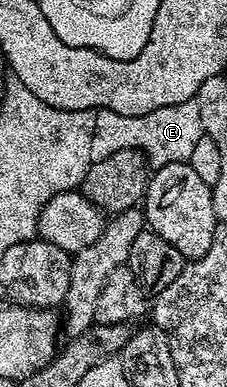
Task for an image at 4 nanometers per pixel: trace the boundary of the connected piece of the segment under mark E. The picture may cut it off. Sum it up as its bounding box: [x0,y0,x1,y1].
[91,99,205,168]

